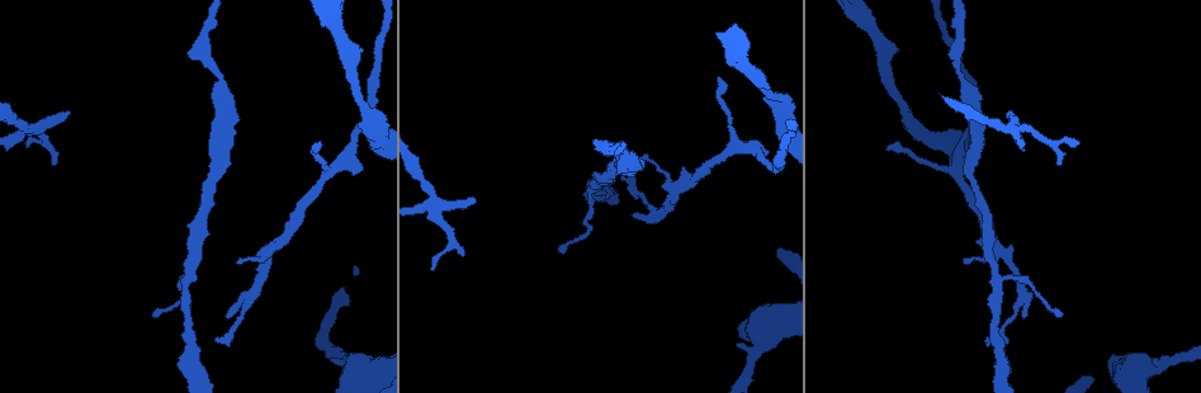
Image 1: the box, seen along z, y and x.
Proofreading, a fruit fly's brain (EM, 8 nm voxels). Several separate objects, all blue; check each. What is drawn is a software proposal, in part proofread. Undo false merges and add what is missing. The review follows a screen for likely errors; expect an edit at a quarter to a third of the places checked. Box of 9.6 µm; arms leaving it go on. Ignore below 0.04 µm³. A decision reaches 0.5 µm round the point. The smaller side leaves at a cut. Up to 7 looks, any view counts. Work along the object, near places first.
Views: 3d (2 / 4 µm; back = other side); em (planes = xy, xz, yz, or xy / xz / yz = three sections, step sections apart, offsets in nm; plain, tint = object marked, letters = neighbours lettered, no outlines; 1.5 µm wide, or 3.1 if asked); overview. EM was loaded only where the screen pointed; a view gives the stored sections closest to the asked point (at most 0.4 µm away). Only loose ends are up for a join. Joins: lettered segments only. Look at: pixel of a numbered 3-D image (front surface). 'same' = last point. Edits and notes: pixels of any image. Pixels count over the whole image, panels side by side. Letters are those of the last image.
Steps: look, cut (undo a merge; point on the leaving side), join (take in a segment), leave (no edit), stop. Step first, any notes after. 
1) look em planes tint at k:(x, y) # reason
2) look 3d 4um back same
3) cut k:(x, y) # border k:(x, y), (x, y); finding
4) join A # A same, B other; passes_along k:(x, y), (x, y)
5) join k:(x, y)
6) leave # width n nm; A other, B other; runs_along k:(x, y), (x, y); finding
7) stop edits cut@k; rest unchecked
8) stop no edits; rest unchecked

look em planes letters at 1:(153, 314) # branch stops here

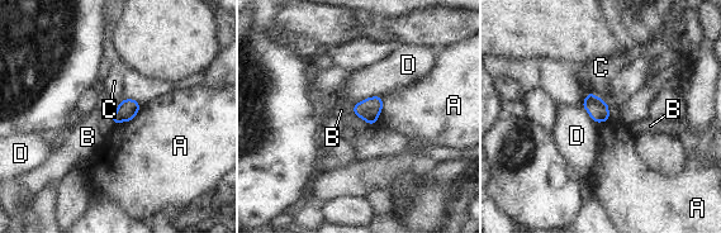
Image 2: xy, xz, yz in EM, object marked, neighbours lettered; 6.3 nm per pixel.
leave # width 130 nm; longest_contact D 220 nm; A other, B other, C other, D other; no lettered segment goes on from it

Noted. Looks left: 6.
look 3d 4um at 1:(315, 148) # branch stops here

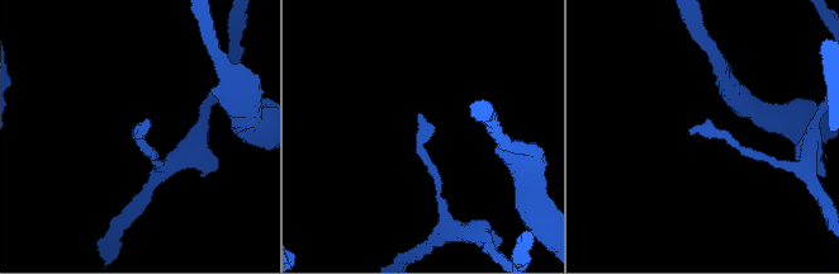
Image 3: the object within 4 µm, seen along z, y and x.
look em xz step 4 tint at 3:(418, 115) # now the EM

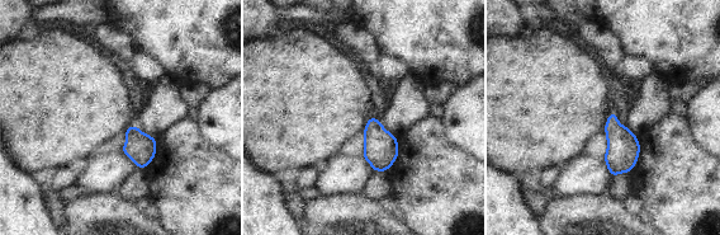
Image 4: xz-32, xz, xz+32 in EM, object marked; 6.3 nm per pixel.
look em xz step 4 letters same # see the neighbours

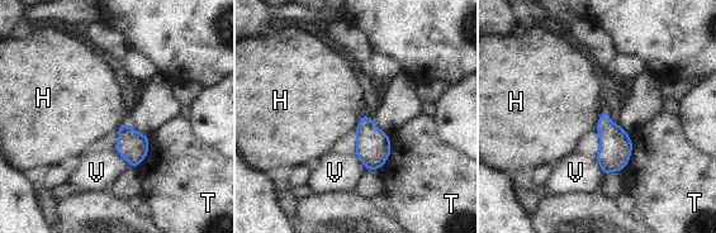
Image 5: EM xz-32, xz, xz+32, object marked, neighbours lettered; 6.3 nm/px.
leave # H other, T other, V other; border 5:(128, 123), (122, 123), (114, 131); no lettered segment goes on from it

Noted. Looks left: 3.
look em planes letters at 1:(26, 144)

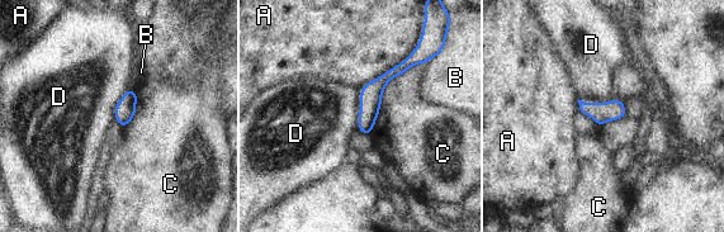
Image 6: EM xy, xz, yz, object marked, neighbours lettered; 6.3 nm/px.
leave # A other, B other, C other, D other; runs_along 6:(412, 57), (372, 93), (362, 128); none of them fits

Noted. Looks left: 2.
stop no edits; rest unchecked

